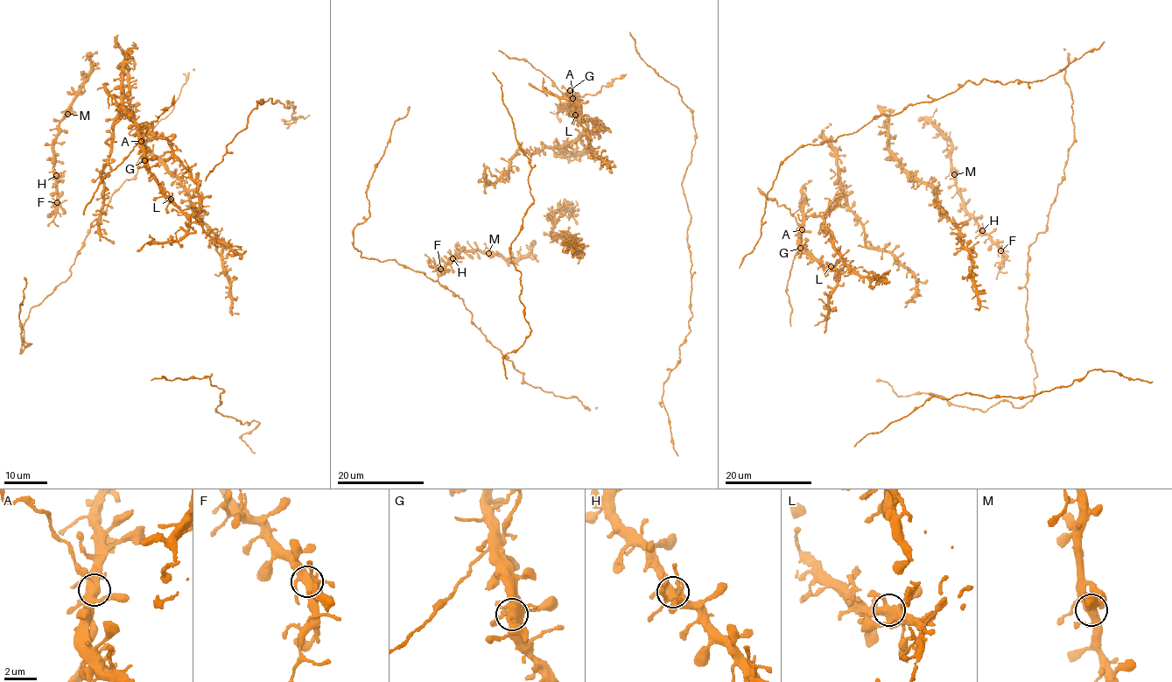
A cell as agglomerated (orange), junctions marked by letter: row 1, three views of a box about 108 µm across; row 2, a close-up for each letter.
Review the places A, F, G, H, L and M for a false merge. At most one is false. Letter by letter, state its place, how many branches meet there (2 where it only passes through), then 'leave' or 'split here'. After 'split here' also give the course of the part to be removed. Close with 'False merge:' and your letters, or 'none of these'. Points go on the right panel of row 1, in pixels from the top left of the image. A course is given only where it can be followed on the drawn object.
A: (802, 229) | 7 | leave
F: (1000, 250) | 8 | leave
G: (800, 248) | 6 | leave
H: (982, 230) | 6 | leave
L: (831, 266) | 7 | leave
M: (954, 174) | 6 | leave
False merge: none of these

